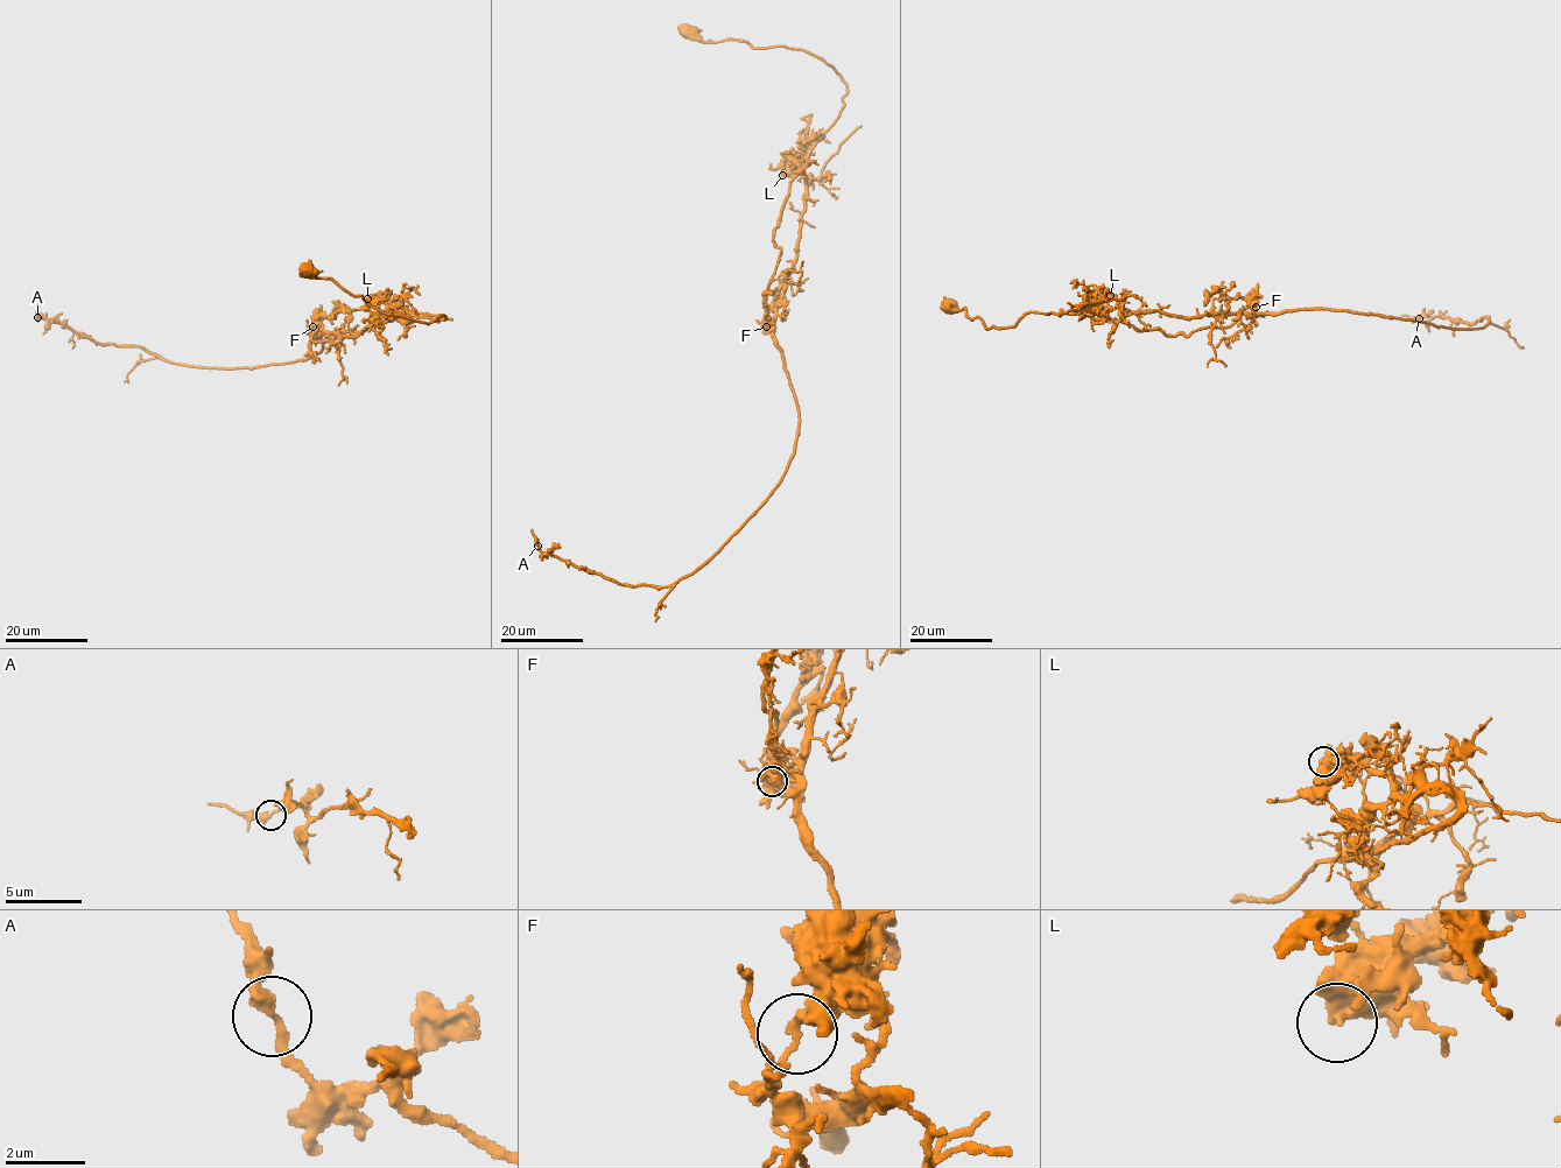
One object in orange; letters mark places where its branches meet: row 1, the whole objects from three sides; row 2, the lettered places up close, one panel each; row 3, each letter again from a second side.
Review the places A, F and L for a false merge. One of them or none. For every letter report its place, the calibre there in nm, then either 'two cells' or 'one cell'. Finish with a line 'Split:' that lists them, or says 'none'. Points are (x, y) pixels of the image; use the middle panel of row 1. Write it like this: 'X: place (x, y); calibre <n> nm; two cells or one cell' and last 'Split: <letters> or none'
A: place (538, 546); calibre 320 nm; one cell
F: place (766, 326); calibre 280 nm; two cells
L: place (782, 175); calibre 300 nm; one cell
Split: F

